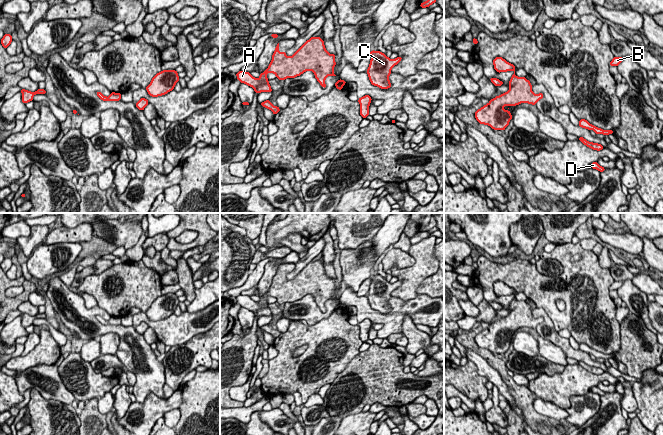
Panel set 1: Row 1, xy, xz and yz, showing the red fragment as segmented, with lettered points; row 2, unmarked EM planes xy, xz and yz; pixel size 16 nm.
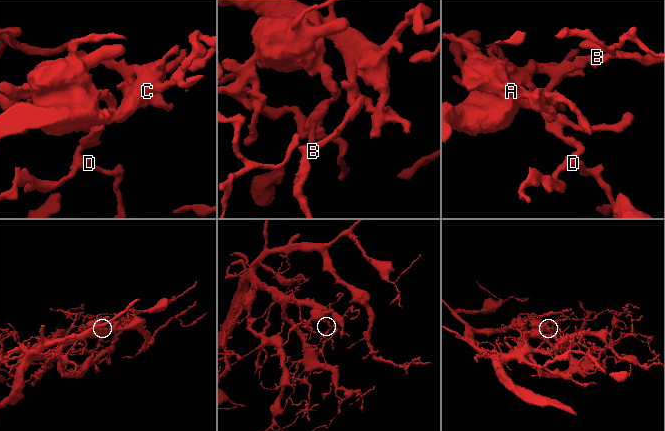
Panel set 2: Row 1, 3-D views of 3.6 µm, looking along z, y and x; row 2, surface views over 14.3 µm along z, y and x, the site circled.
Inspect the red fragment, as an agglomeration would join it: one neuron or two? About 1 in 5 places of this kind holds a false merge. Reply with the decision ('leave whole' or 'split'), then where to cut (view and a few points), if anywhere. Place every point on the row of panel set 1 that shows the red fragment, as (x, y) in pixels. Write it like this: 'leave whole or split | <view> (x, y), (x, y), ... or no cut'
leave whole | no cut

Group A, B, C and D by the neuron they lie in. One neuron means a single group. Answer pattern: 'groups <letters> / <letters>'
groups A B C D

